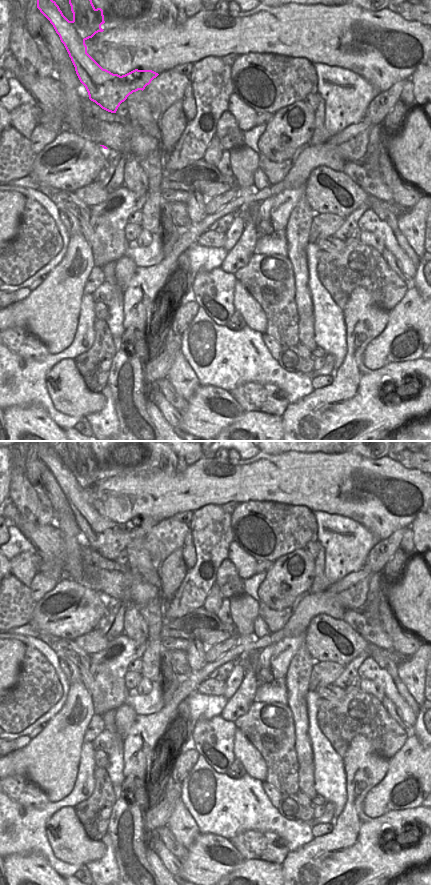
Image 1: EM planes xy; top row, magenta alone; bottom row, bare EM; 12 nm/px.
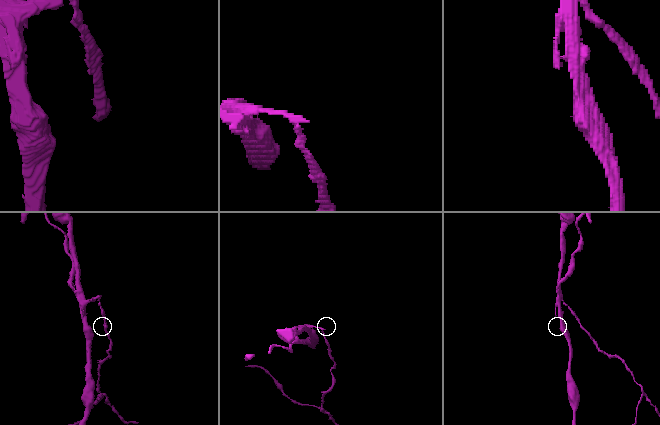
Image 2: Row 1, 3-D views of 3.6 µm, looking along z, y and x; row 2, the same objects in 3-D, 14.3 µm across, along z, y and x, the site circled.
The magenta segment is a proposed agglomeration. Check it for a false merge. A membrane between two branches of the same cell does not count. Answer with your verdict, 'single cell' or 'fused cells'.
fused cells

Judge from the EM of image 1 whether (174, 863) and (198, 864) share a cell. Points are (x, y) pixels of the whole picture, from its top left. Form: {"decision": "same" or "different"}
{"decision": "different"}

